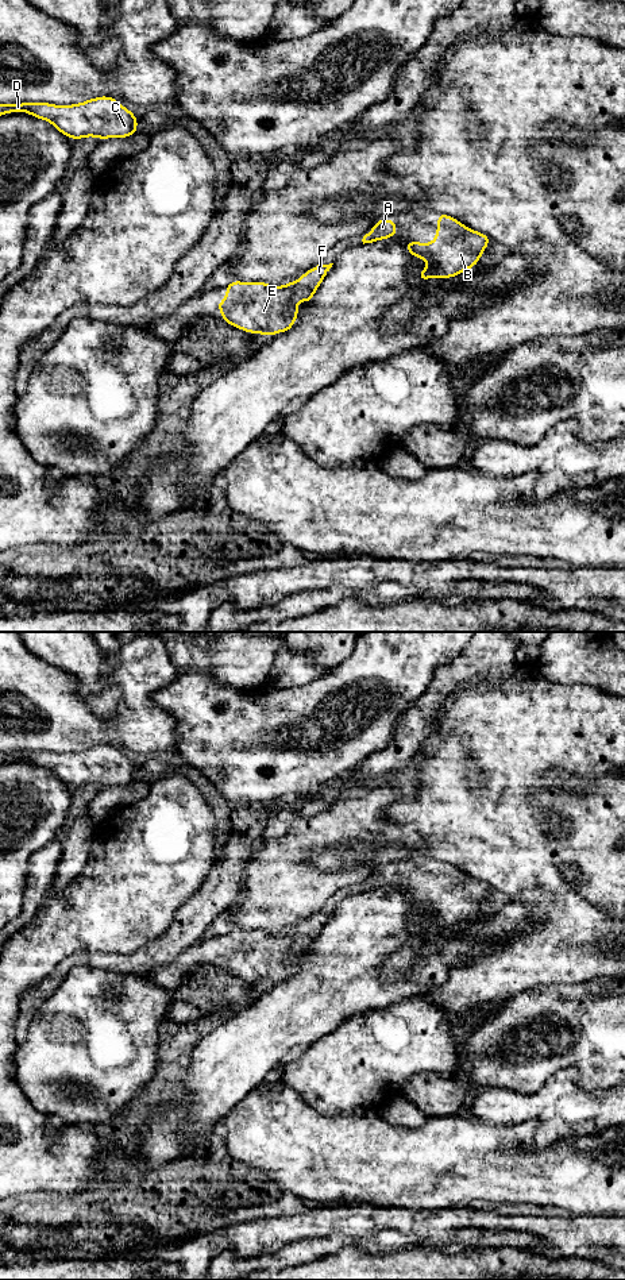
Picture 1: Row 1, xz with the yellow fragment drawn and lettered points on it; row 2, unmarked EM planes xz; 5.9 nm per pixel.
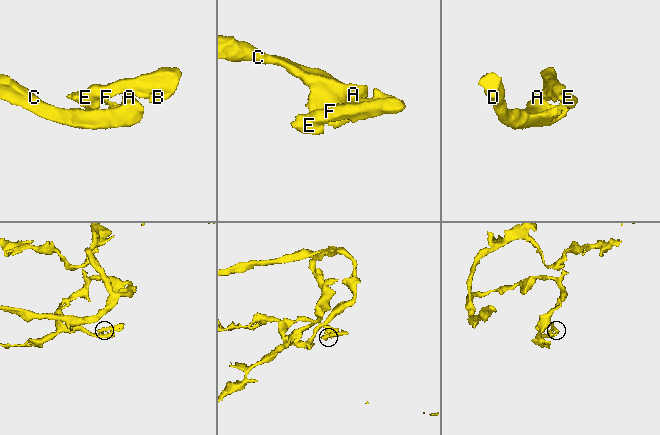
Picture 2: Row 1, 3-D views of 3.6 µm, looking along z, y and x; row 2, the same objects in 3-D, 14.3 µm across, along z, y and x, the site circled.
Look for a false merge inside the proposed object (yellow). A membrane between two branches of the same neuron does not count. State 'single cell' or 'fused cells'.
single cell

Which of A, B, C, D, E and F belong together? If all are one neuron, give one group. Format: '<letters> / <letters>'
A B C D E F

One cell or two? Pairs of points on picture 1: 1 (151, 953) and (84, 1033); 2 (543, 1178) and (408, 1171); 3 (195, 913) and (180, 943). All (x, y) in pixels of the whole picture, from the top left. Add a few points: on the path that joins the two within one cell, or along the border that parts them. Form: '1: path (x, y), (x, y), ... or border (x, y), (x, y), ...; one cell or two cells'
1: border (103, 968), (111, 972), (132, 972), (143, 976); two cells
2: path (509, 1174), (446, 1174), (442, 1171); one cell
3: path (192, 920), (184, 936); one cell

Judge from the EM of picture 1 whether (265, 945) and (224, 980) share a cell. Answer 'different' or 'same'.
different

